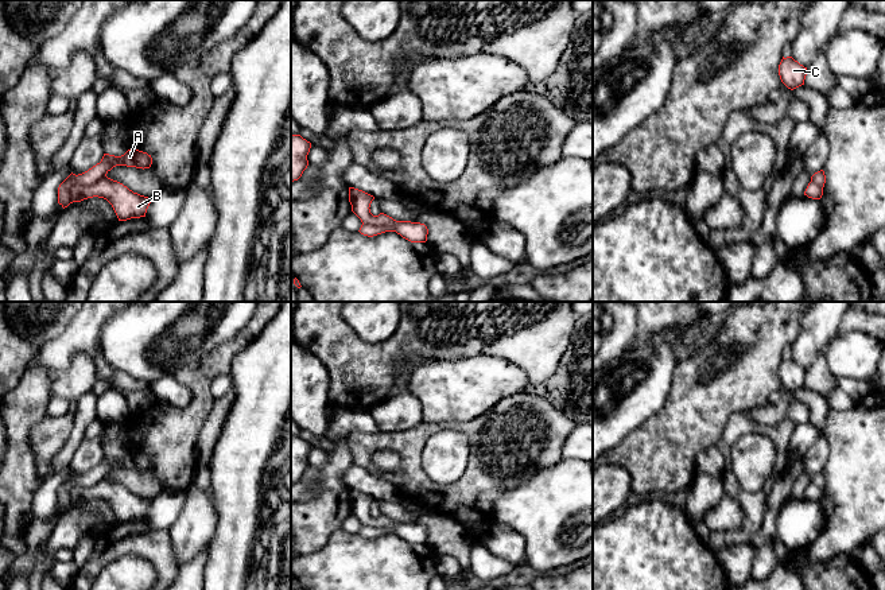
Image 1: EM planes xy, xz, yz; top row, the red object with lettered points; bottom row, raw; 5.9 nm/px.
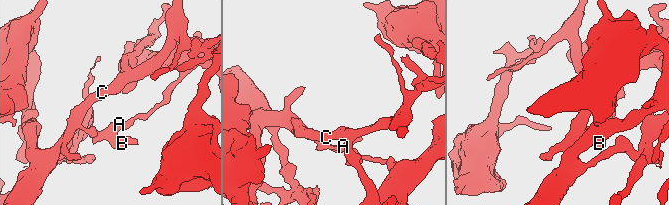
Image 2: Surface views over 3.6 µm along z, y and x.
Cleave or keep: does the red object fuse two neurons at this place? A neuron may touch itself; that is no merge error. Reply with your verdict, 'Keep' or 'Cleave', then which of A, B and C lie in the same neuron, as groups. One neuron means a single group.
Cleave. Groups: A / B C

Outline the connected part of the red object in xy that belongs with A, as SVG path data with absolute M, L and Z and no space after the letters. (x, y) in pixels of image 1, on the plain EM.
M136 450L128 451L121 458L114 458L109 455L104 455L100 465L89 470L82 476L70 476L58 489L58 505L65 511L70 505L71 501L71 489L73 488L89 488L97 485L102 481L113 469L116 467L127 467L136 470L150 470L152 466L152 459L147 454L139 453Z

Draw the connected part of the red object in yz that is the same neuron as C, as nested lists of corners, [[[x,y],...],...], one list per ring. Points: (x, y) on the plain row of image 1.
[[[787,358],[781,361],[779,366],[779,377],[781,384],[791,392],[804,387],[804,381],[807,377],[807,369],[800,366],[792,358]]]

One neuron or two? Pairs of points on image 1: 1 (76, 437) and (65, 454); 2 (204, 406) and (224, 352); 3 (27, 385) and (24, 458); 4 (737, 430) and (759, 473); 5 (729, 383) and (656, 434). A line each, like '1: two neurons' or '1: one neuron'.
1: one neuron
2: one neuron
3: one neuron
4: two neurons
5: one neuron

